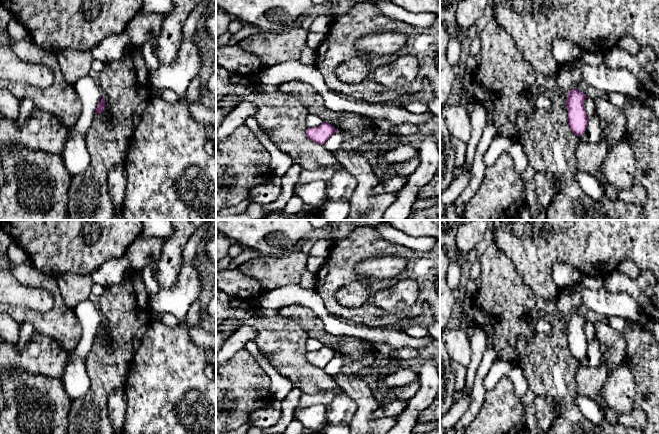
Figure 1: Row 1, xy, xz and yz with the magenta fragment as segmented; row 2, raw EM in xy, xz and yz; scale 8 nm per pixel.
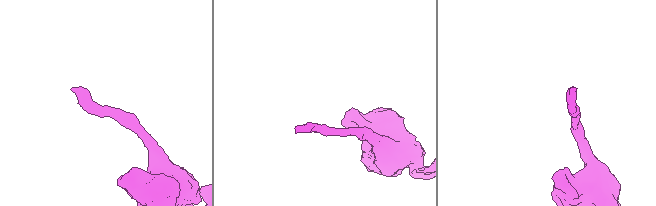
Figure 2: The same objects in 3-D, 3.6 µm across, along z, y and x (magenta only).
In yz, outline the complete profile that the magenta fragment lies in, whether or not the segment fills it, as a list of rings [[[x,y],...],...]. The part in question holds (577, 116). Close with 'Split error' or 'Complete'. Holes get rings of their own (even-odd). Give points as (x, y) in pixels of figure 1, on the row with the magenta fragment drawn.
[[[576,88],[571,90],[567,95],[566,107],[569,126],[572,132],[578,137],[585,133],[589,120],[584,107],[586,98],[587,96]]]. Complete

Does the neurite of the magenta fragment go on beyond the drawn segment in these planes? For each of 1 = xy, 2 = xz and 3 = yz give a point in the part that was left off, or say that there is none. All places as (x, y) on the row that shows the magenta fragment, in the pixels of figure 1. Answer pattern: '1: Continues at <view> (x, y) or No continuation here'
1: No continuation here
2: No continuation here
3: No continuation here

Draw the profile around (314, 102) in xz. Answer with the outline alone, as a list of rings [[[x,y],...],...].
[[[290,81],[280,85],[279,89],[299,99],[309,113],[319,116],[324,122],[334,126],[337,131],[345,132],[352,137],[371,136],[371,127],[365,126],[362,115],[350,111],[331,111],[325,106],[323,96],[312,85],[302,81]]]

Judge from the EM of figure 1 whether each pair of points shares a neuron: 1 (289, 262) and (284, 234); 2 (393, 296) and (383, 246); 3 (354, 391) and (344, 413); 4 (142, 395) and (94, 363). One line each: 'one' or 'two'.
1: two
2: two
3: two
4: two

